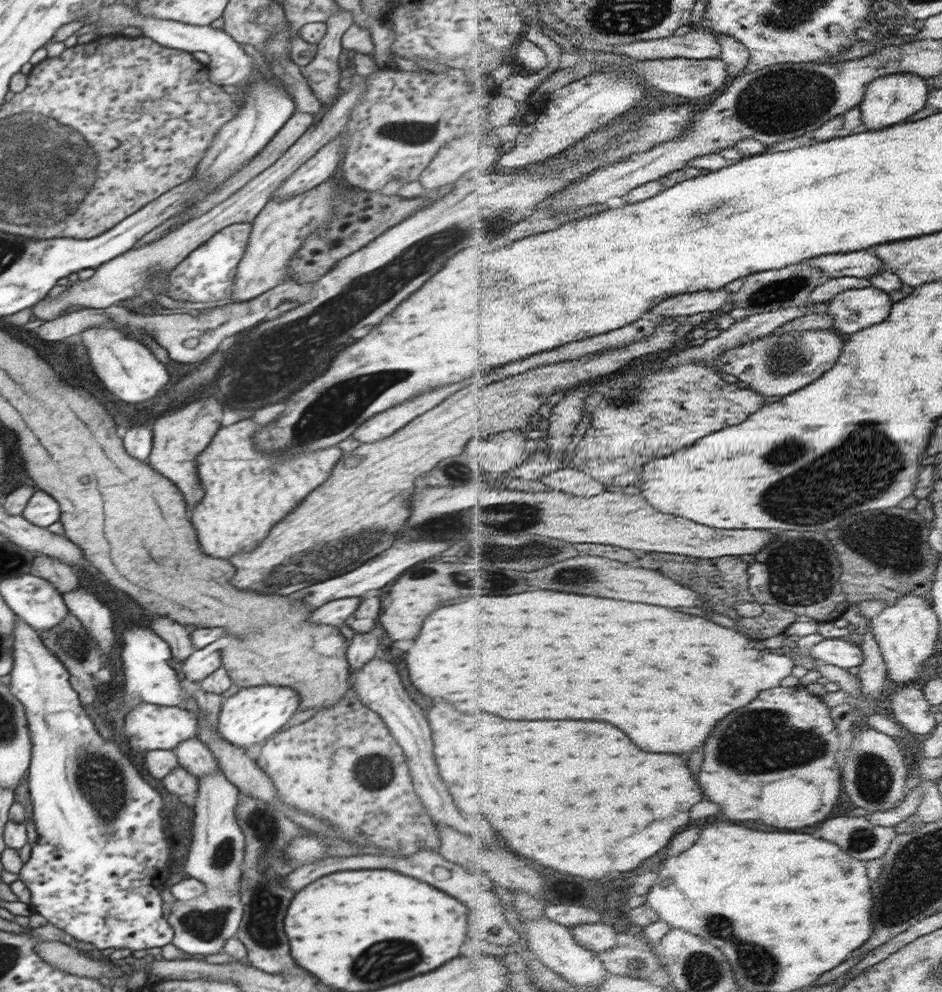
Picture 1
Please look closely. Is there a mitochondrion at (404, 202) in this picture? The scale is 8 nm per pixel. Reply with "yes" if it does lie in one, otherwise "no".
no

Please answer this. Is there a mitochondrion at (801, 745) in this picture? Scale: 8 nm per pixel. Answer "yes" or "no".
yes

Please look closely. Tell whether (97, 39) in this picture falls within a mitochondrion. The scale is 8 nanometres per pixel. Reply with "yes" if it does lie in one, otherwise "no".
no

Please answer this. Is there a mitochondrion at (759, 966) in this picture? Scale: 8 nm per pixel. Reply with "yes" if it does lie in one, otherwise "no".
yes

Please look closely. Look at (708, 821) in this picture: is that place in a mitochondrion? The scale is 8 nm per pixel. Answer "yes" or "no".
no

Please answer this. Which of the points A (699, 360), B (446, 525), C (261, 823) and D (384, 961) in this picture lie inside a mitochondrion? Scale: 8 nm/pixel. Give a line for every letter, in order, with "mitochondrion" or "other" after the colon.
A: other
B: mitochondrion
C: mitochondrion
D: mitochondrion

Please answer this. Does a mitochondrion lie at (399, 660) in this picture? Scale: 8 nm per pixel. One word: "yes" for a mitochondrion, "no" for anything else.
no

